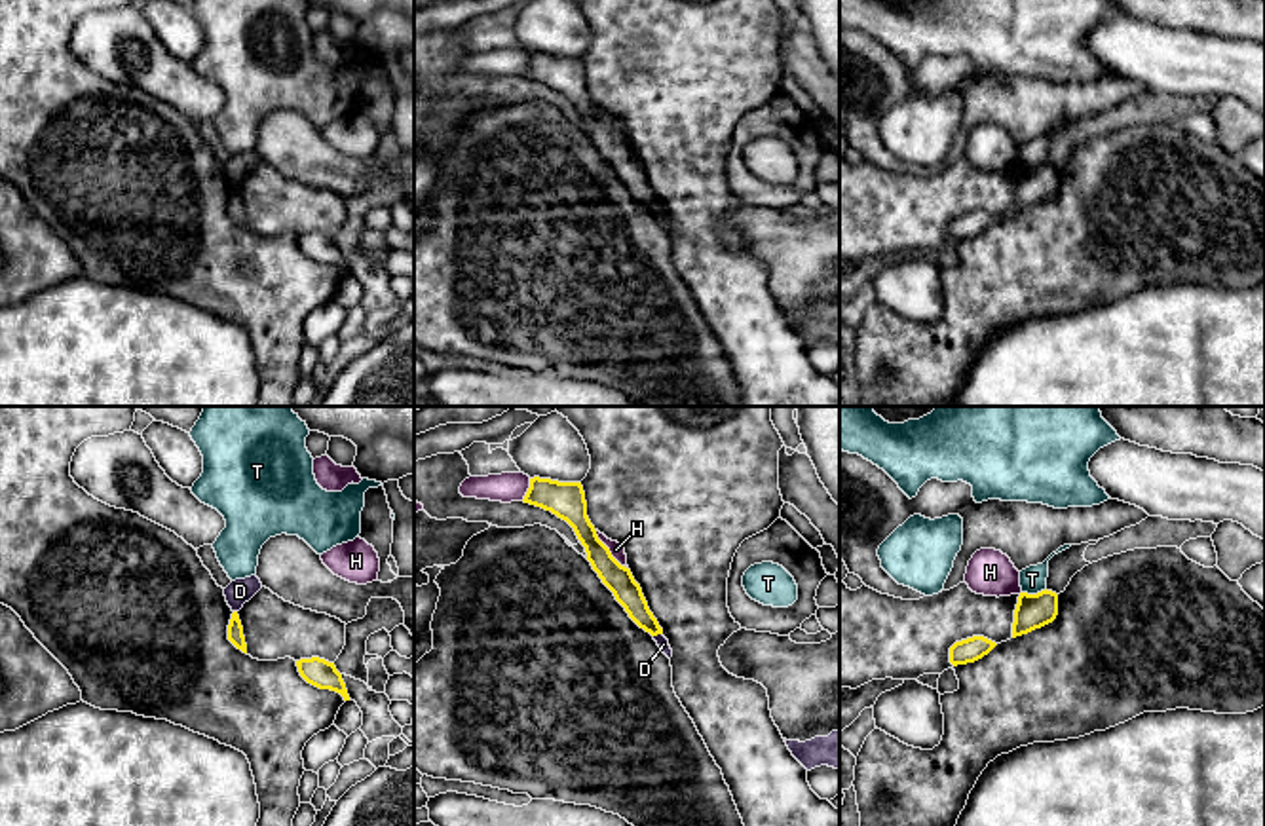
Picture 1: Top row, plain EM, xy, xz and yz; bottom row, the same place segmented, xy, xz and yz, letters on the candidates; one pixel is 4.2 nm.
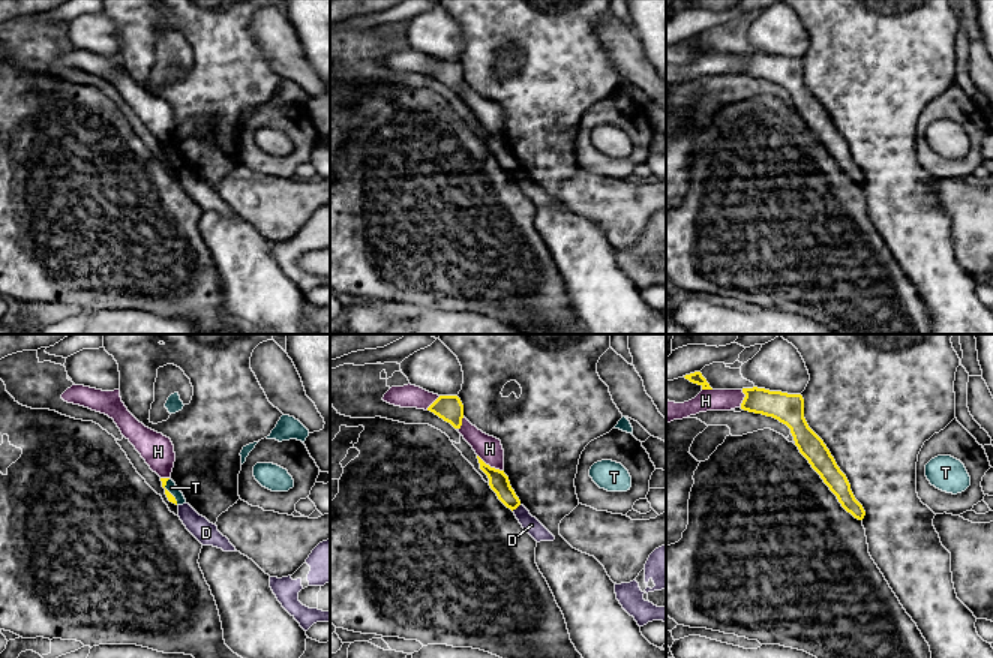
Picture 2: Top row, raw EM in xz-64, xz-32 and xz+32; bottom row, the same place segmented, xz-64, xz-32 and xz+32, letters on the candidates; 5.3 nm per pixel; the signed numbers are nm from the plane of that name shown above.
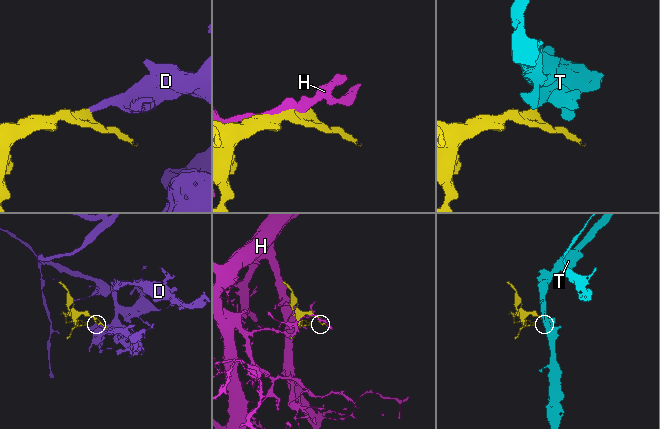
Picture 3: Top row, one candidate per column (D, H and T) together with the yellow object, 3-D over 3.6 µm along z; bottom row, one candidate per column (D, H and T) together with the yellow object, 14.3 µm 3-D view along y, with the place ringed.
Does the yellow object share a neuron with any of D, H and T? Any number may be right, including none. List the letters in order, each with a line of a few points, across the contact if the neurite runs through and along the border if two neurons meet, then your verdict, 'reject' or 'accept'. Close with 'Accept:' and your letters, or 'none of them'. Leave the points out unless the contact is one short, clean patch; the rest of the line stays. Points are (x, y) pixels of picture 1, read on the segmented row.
D: xz (661, 633), (654, 637) | reject
H: reject
T: yz (1045, 587), (1036, 593), (1022, 593) | reject
Accept: none of them

